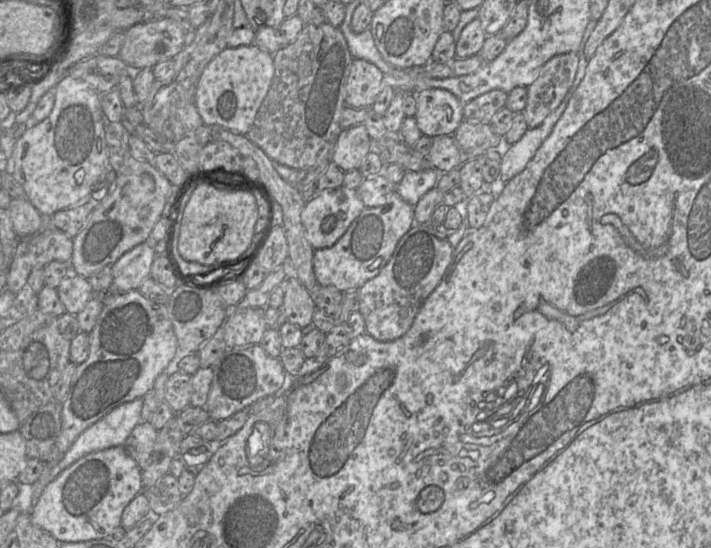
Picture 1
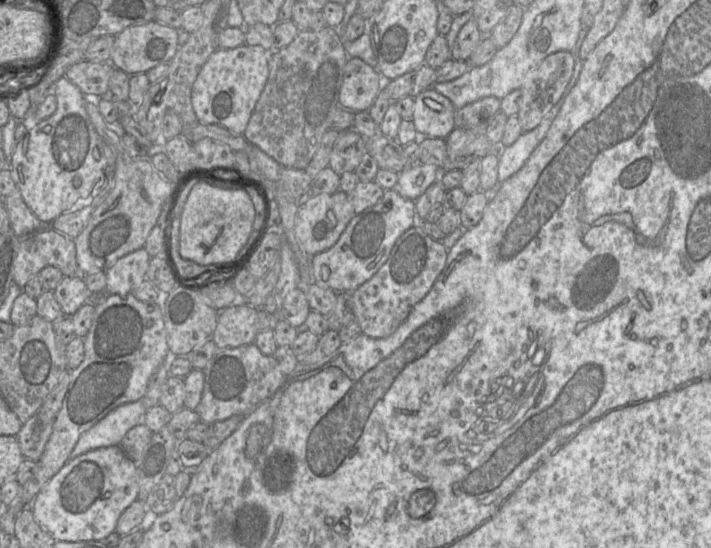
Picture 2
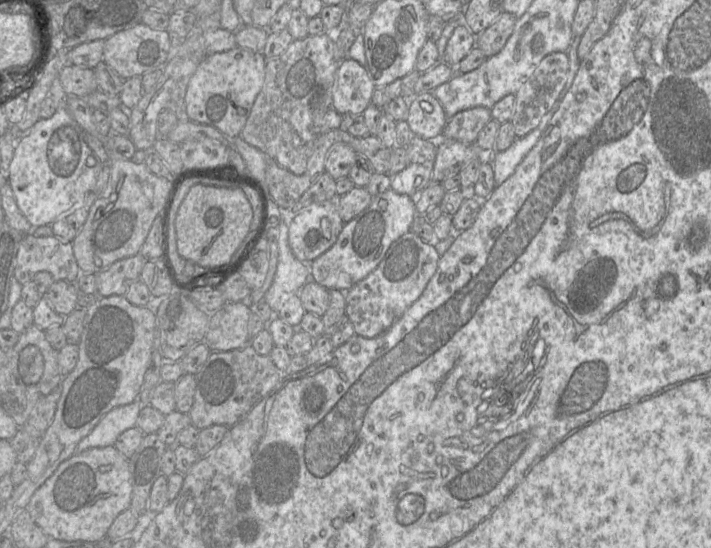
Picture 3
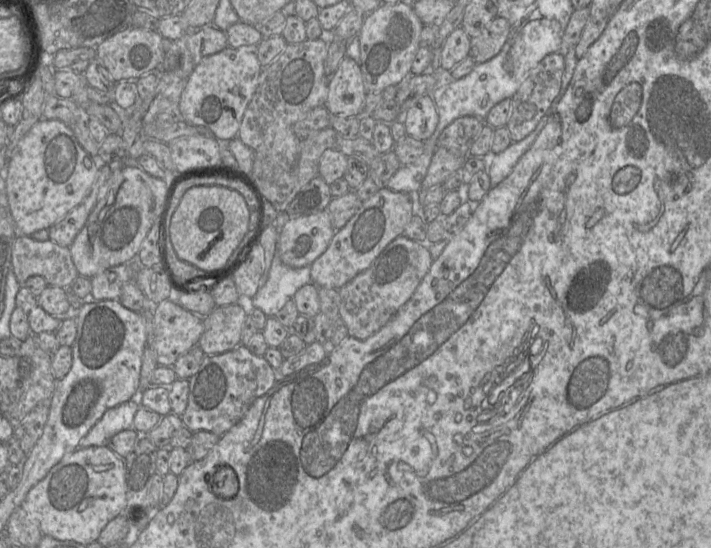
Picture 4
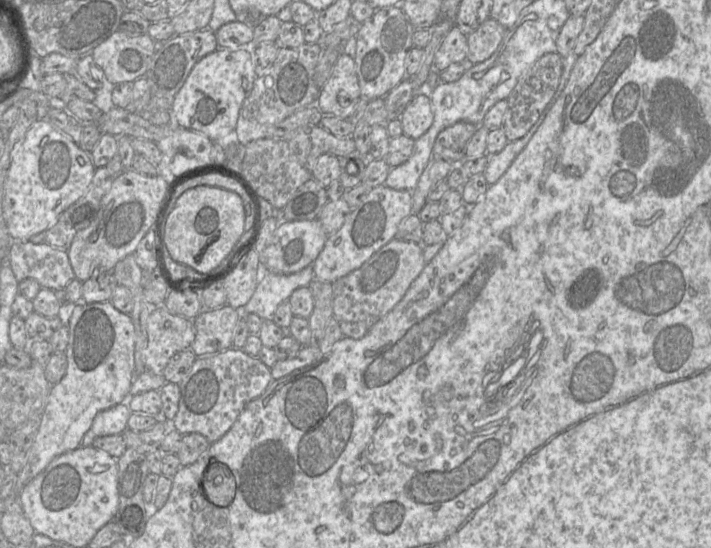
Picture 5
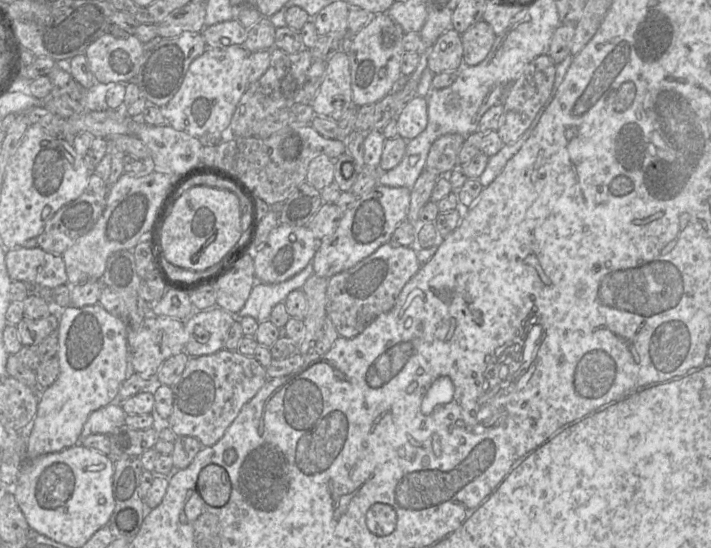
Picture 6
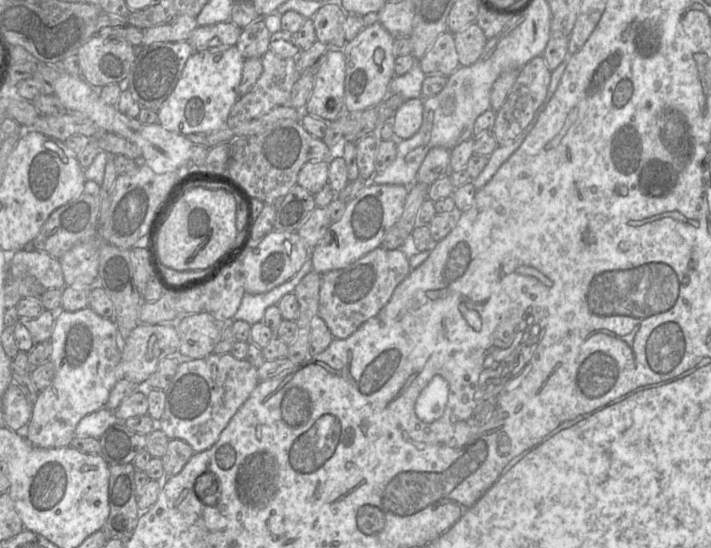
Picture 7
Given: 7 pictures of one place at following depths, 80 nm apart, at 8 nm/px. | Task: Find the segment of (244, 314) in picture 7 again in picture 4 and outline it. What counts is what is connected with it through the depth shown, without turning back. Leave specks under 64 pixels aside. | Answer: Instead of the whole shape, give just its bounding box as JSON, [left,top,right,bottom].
[252,252,311,317]

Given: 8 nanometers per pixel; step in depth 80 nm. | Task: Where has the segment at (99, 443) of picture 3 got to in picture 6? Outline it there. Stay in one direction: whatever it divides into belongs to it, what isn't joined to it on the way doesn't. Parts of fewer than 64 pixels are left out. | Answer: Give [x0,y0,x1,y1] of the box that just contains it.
[80,402,125,442]

